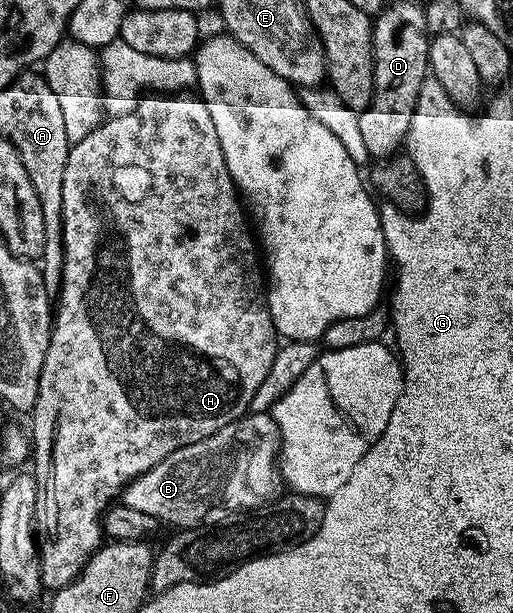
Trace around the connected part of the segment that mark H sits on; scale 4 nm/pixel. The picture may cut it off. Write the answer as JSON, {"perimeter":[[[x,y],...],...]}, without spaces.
{"perimeter":[[[144,95],[132,112],[104,119],[88,136],[72,143],[69,162],[65,162],[63,283],[57,299],[59,304],[57,300],[49,350],[45,354],[37,386],[37,402],[29,413],[30,447],[33,449],[33,462],[35,460],[33,475],[37,482],[35,535],[39,546],[39,579],[42,587],[50,590],[69,586],[69,582],[77,579],[81,569],[87,565],[87,559],[100,548],[99,515],[107,503],[110,505],[116,499],[114,496],[123,486],[130,480],[138,481],[145,470],[153,470],[153,466],[169,458],[173,450],[190,444],[192,440],[205,438],[221,426],[238,420],[248,411],[253,396],[257,394],[258,384],[264,381],[273,364],[277,333],[271,324],[267,305],[261,256],[249,231],[249,220],[229,174],[229,166],[225,166],[225,154],[221,154],[221,142],[217,142],[213,118],[209,118],[209,110],[198,95]]]}

